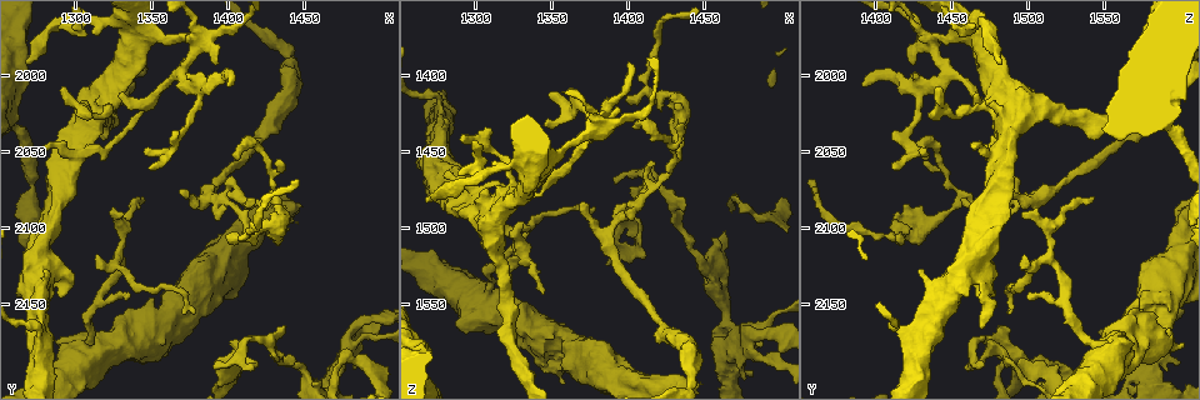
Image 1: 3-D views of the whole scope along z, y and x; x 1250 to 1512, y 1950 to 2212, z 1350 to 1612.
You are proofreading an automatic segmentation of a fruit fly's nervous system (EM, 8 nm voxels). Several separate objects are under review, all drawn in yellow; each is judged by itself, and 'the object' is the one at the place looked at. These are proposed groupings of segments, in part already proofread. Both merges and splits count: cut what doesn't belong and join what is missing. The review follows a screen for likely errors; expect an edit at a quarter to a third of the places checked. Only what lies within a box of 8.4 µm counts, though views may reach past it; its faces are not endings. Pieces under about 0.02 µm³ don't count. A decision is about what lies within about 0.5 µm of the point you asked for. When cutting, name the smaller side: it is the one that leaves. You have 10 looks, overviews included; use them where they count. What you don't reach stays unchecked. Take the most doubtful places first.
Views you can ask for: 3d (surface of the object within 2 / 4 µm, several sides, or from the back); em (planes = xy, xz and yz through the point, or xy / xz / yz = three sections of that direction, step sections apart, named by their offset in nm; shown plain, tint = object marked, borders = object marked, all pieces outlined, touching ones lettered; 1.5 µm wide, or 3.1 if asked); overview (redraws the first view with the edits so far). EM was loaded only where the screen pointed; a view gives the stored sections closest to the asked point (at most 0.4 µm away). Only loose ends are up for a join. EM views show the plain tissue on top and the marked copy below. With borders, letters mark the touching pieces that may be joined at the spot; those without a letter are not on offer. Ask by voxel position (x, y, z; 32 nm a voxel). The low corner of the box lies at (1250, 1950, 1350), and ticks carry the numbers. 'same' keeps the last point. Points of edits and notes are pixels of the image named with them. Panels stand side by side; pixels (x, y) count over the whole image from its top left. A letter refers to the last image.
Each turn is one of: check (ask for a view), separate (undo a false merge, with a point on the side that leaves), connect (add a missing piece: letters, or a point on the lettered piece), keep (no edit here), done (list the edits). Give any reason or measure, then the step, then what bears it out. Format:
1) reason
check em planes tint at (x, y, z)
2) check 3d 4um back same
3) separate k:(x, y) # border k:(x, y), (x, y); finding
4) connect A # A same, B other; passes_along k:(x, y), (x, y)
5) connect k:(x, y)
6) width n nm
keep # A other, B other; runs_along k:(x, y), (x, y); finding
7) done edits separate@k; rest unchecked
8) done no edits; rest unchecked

abrupt turn
check em planes borders at (1308, 2178, 1542)

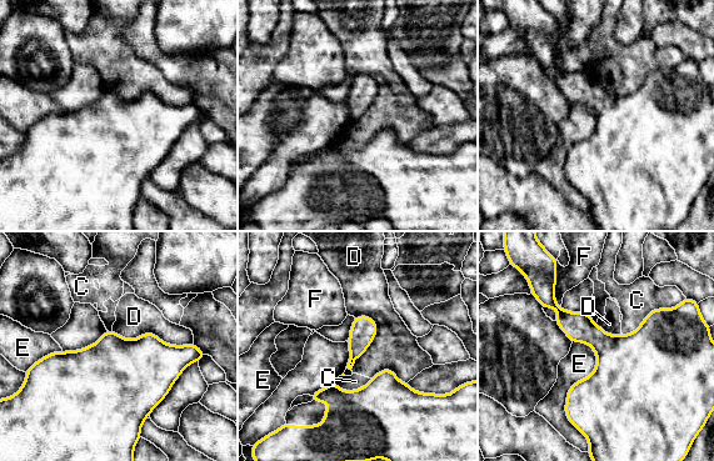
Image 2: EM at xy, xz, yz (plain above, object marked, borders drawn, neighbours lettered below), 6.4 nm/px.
width 140 nm; longest_contact E 650 nm
keep # C other, D other, E other, F other; all the same neuron

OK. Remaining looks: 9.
thick turns thin
check em planes borders at (1338, 1978, 1468)

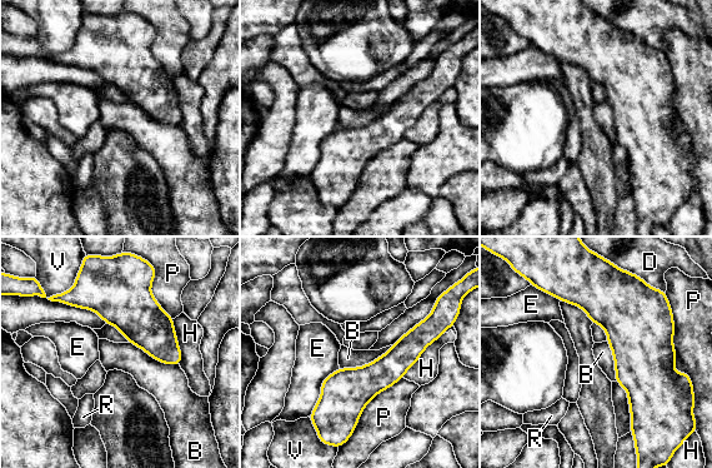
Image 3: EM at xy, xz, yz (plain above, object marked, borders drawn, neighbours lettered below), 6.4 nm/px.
keep # B other, D other, E other, H other, P other, R other, V other; runs_along 3:(419, 349), (381, 373), (321, 437); all the same neuron

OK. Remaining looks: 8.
check em planes borders at (1392, 2094, 1486)

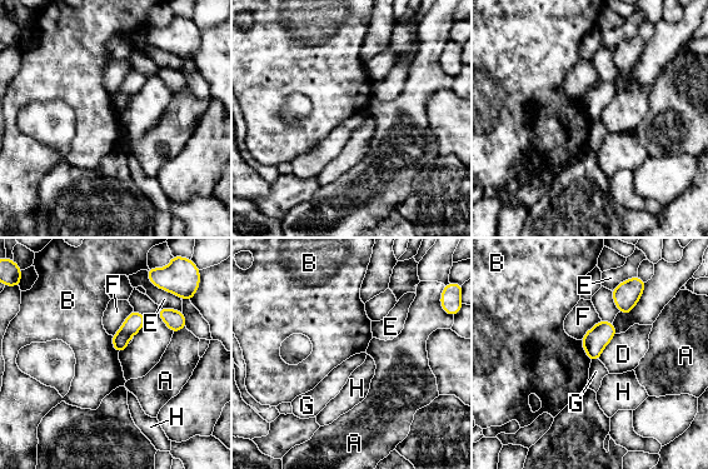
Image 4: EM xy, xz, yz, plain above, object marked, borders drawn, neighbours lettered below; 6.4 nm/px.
keep # A other, B other, D other, E other, F other, G other, H other; border 4:(579, 340), (591, 362); no lettered piece goes on from it

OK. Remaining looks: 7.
tapers out
check 3d 4um at (1402, 2008, 1390)

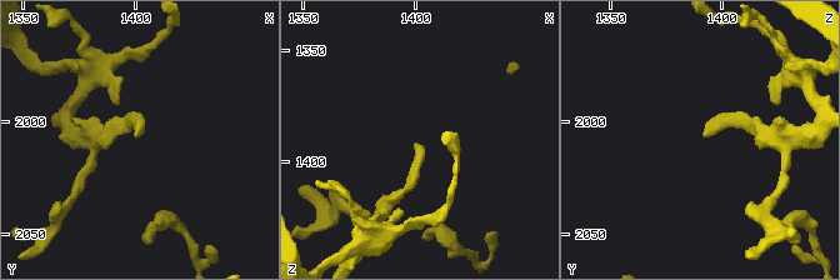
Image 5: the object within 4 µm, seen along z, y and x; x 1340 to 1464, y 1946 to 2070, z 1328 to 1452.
check em planes borders at (1401, 2006, 1391)

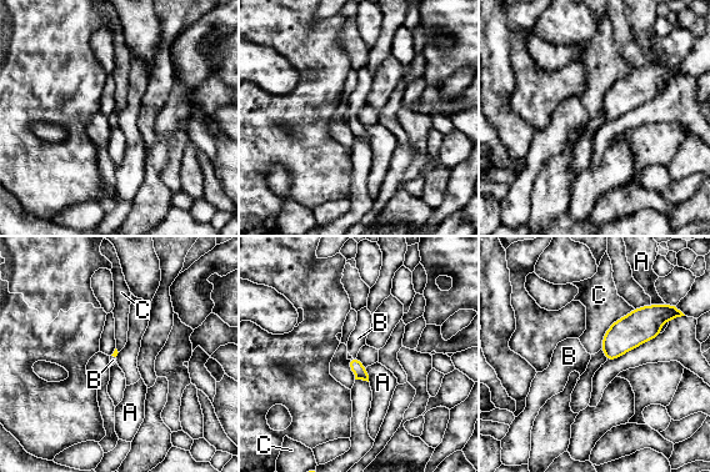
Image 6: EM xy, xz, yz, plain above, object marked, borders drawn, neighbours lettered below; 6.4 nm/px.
connect B # A other, B same, C other; passes_along 6:(359, 370), (354, 356), (358, 339); it goes on there

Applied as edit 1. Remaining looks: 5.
done edits connect@6; rest unchecked

